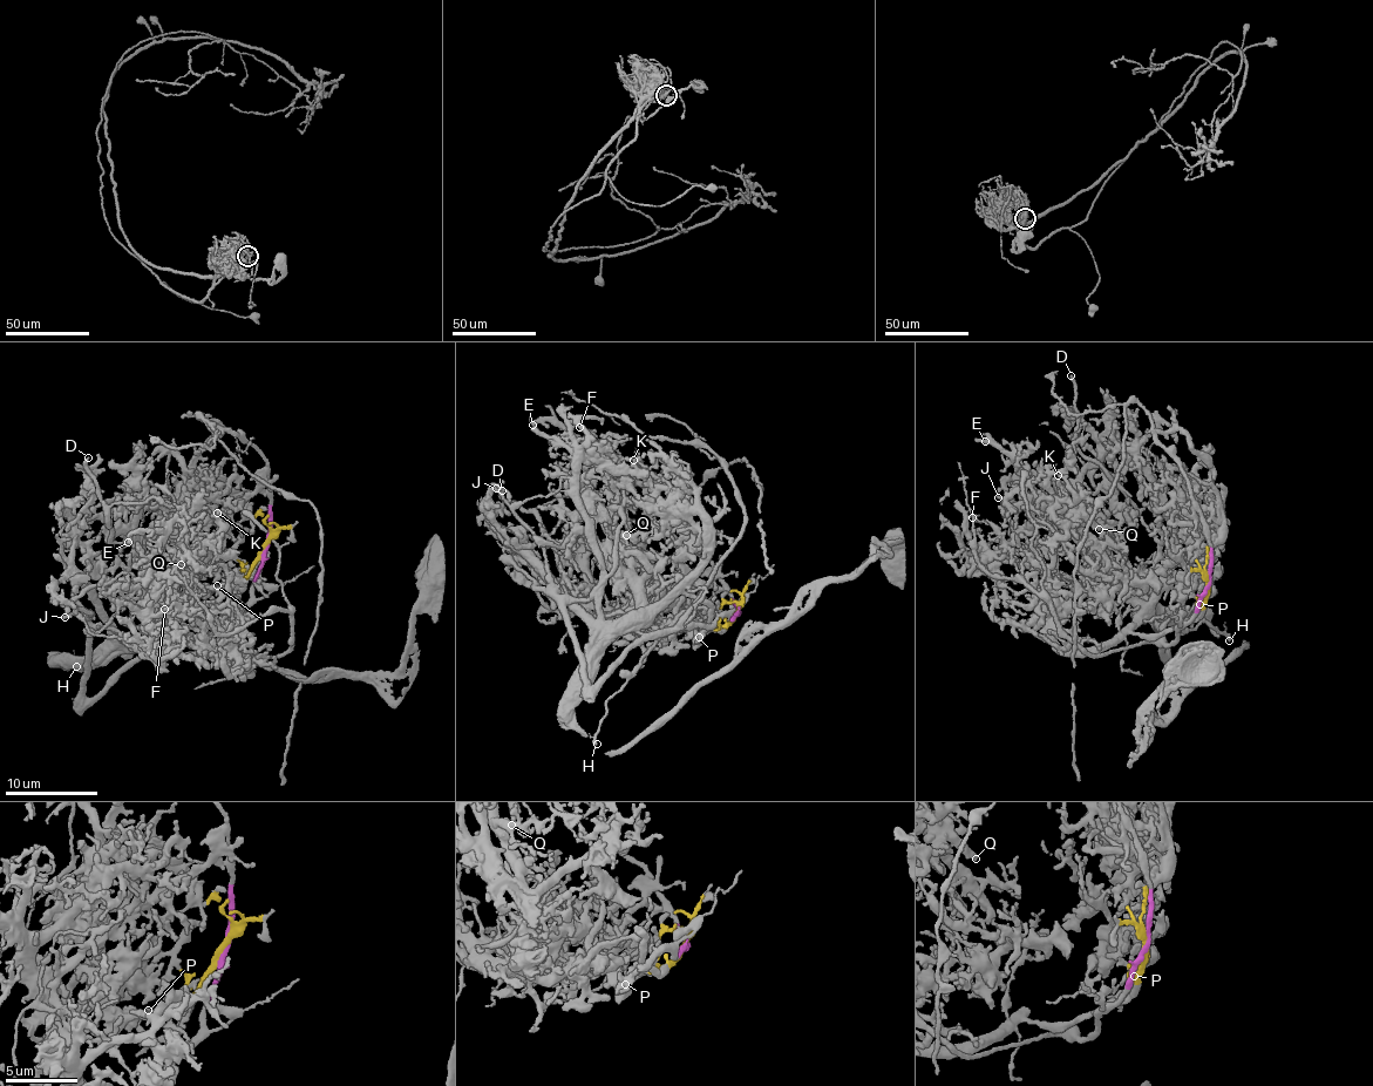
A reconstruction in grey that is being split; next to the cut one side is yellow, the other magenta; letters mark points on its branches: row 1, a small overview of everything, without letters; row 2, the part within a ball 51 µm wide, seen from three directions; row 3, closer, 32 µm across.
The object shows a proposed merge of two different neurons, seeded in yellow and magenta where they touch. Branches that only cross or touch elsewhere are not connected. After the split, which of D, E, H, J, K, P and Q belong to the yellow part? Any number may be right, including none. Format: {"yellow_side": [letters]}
{"yellow_side": ["E", "K", "P", "Q"]}

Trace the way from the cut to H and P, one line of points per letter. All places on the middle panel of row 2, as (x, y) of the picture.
H: (736, 611), (740, 616), (732, 620), (726, 616), (708, 626), (674, 626), (654, 642), (607, 700), (597, 744)
P: (736, 611), (729, 625), (720, 631), (713, 626), (699, 636)

